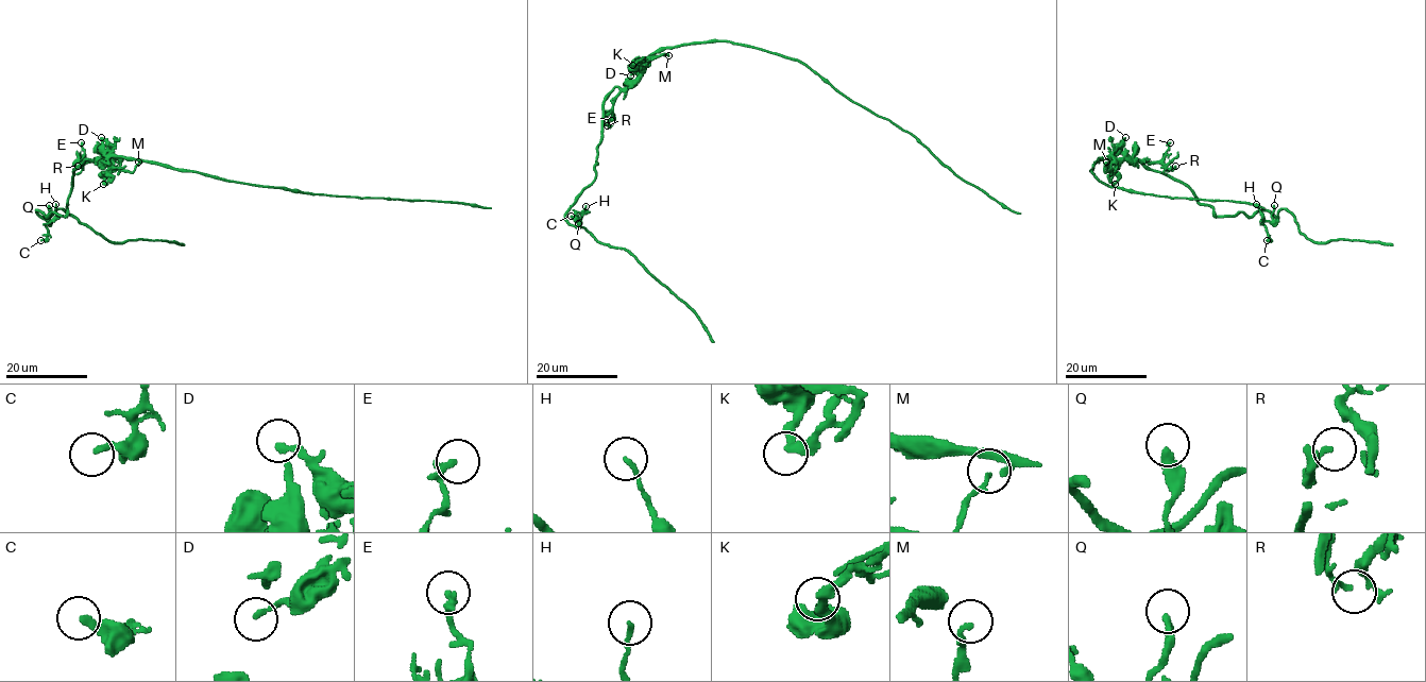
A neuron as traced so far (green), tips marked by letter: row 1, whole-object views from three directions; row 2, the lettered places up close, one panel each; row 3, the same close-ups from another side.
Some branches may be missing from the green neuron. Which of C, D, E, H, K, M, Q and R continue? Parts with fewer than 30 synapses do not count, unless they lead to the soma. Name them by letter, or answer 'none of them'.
none of them

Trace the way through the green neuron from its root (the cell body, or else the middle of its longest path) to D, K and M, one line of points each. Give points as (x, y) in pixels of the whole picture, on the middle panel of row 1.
D: (650, 56), (630, 75)
K: (650, 56), (646, 63), (638, 61), (632, 65)
M: (650, 56), (650, 60), (662, 53), (668, 55)

